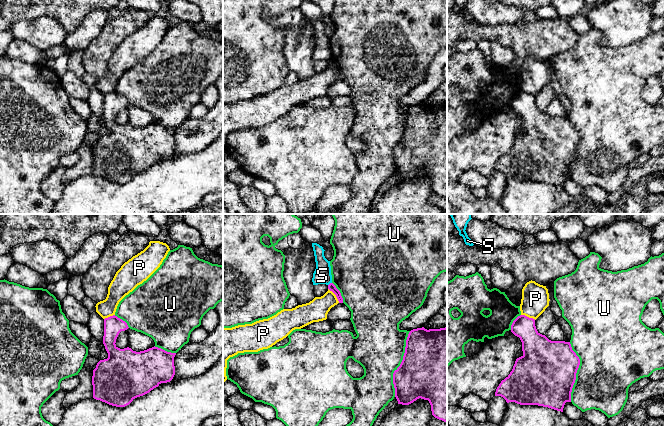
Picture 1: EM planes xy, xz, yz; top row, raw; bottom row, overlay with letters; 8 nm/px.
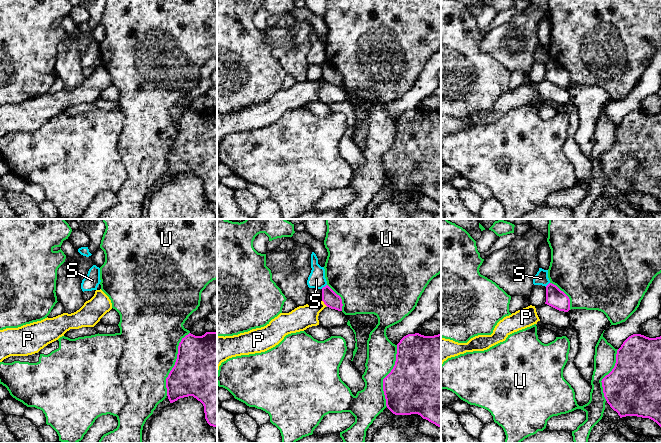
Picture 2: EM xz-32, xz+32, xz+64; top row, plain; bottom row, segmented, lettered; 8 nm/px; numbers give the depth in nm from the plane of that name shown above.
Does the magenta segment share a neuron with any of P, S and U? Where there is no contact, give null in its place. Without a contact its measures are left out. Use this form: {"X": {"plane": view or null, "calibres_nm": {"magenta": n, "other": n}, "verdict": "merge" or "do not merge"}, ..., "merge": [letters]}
{"P": {"plane": "xz", "calibres_nm": {"magenta": 60, "other": 180}, "verdict": "do not merge"}, "S": {"plane": "xz", "calibres_nm": {"magenta": 60, "other": 140}, "verdict": "do not merge"}, "U": {"plane": "xz", "calibres_nm": {"magenta": 480, "other": 420}, "verdict": "do not merge"}, "merge": []}

